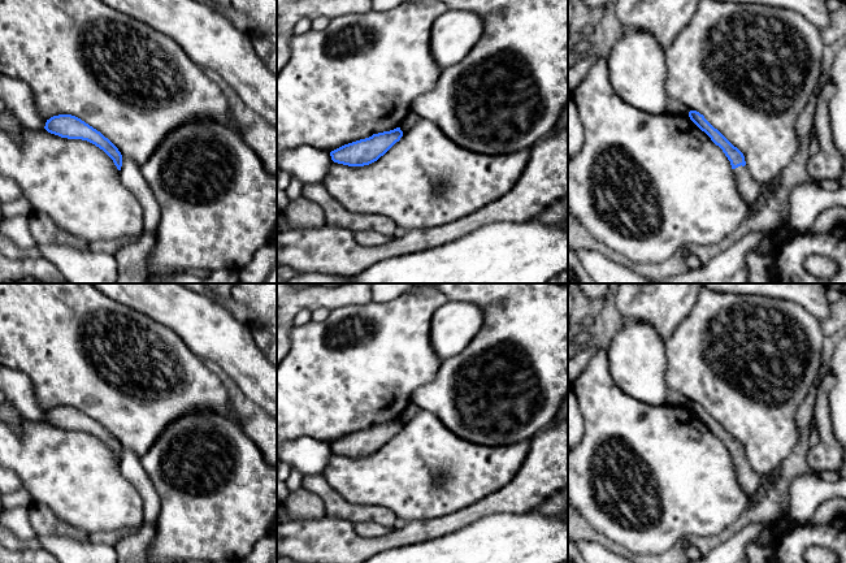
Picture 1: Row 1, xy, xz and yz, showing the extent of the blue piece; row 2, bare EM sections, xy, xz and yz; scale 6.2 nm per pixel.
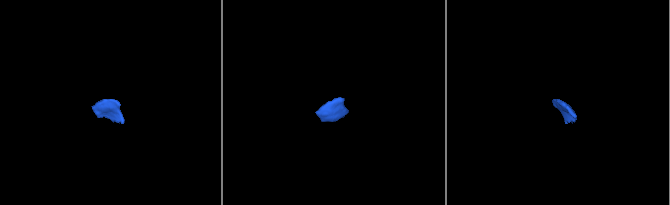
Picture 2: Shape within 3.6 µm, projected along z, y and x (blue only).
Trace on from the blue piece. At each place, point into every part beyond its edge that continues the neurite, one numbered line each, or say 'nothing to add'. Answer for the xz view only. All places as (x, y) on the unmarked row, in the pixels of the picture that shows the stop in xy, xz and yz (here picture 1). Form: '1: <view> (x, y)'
nothing to add

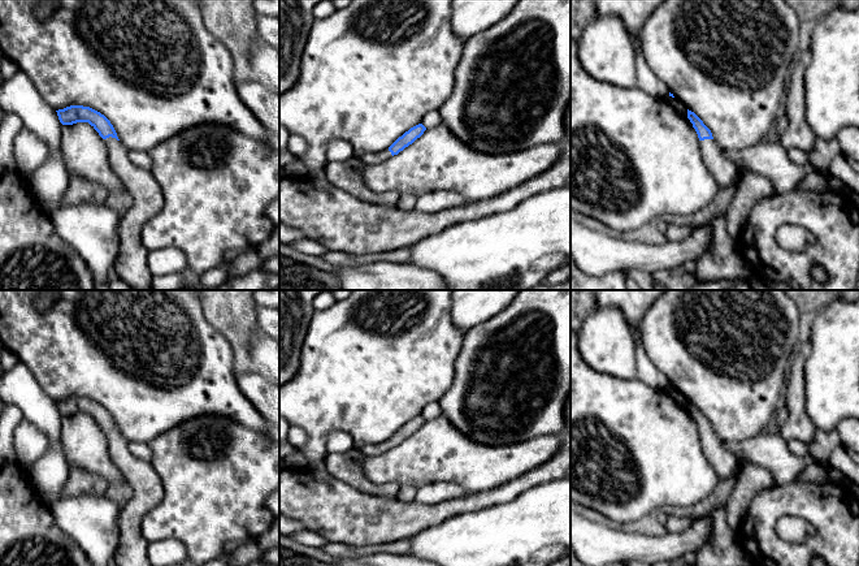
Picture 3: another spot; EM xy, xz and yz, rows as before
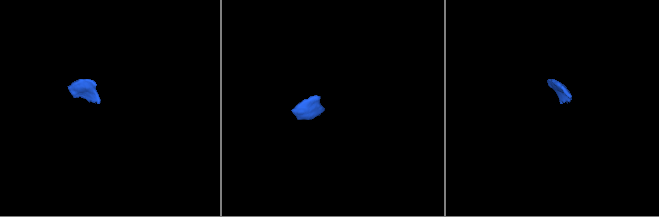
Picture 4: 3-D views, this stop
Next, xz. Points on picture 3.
1: xz (371, 450)

